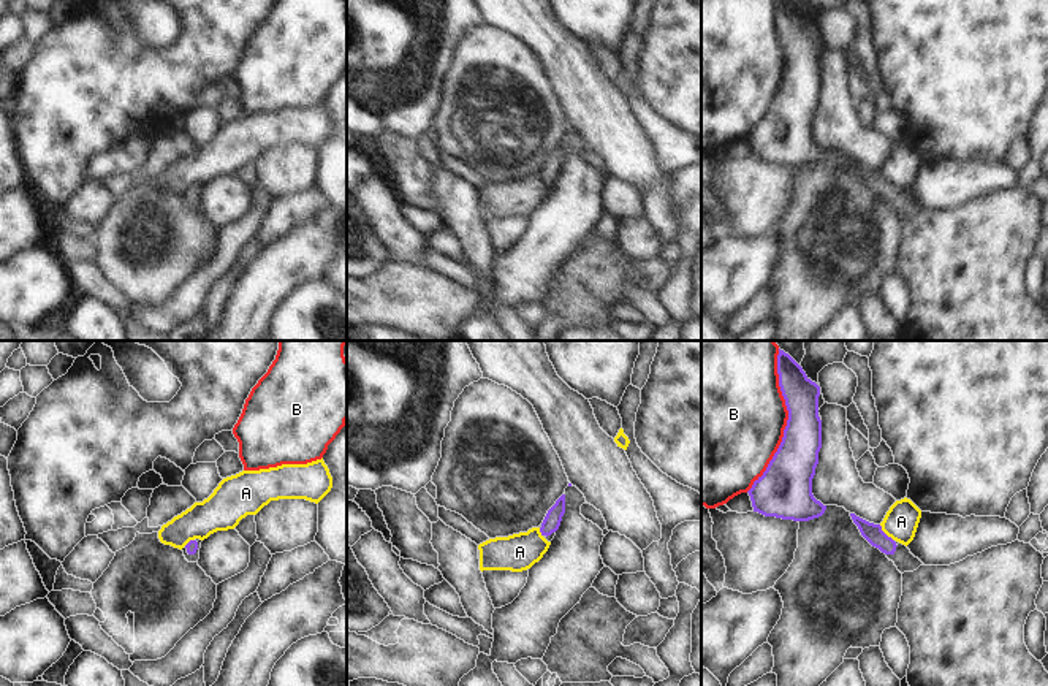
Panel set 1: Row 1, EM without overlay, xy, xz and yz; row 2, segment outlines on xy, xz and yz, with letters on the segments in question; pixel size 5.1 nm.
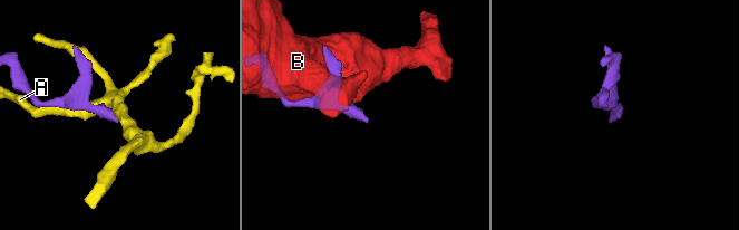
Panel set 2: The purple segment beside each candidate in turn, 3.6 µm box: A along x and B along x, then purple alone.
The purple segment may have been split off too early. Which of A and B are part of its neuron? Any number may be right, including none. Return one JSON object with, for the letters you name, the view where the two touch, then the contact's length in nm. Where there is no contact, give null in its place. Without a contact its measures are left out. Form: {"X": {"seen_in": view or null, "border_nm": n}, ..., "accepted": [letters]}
{"accepted": []}

